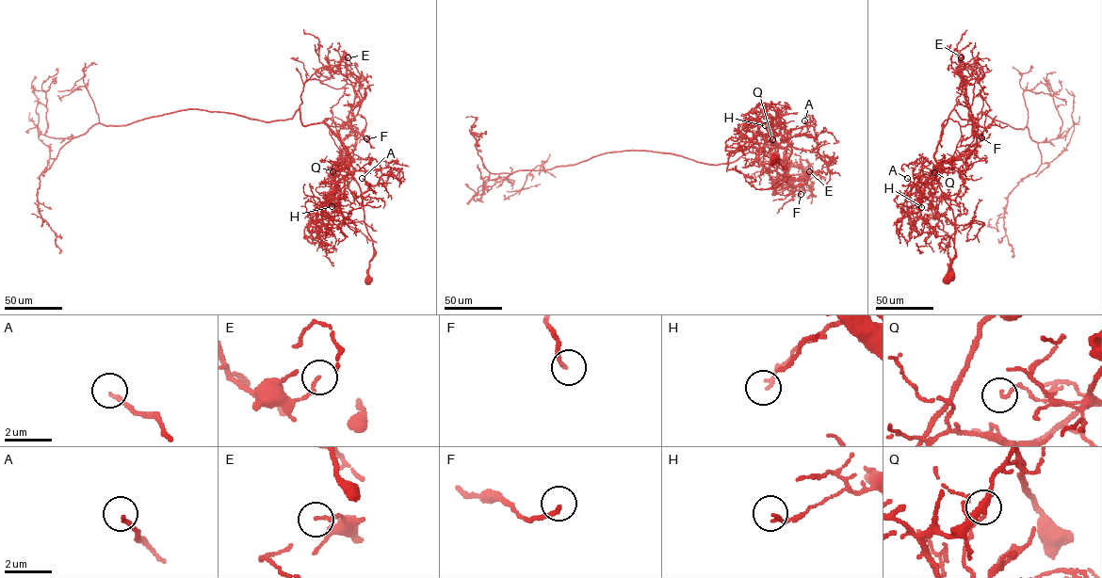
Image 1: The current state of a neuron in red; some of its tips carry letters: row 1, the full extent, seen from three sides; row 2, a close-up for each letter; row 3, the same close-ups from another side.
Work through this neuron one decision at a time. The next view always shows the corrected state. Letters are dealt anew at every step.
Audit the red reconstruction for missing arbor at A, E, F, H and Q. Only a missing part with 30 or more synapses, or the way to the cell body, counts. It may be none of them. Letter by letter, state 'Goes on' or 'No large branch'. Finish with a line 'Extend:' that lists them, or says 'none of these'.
A: Goes on
E: No large branch
F: No large branch
H: No large branch
Q: No large branch
Extend: A

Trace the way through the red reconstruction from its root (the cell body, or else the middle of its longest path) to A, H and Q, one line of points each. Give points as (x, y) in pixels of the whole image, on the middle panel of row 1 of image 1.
A: (775, 158), (786, 167), (784, 166), (792, 150), (785, 139), (783, 140), (805, 134), (804, 120)
H: (775, 158), (785, 168), (792, 150), (785, 138), (773, 132), (770, 124), (765, 125)
Q: (775, 158), (785, 168), (792, 150), (787, 142), (774, 145), (772, 139)

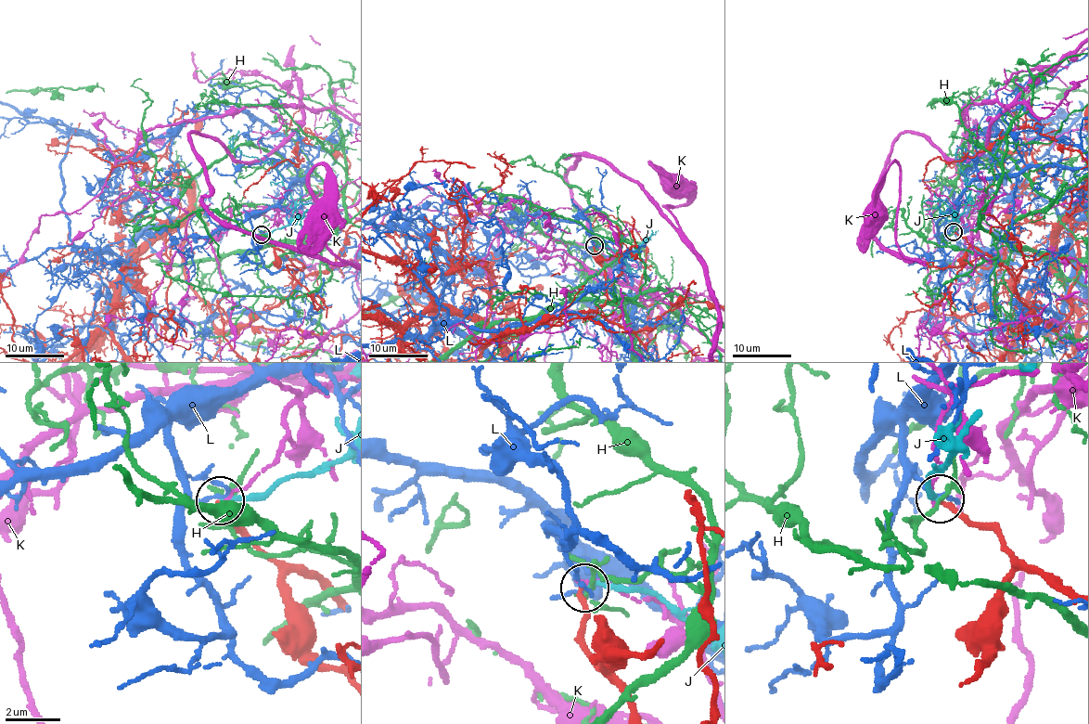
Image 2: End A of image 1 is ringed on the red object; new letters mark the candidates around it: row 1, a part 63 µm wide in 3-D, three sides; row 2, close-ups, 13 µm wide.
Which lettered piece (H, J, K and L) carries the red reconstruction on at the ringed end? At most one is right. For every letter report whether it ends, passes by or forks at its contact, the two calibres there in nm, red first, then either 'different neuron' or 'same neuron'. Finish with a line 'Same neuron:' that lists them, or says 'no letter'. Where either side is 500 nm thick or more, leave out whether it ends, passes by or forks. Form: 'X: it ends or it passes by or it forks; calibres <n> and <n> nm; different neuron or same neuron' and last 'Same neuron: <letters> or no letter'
H: it passes by; calibres 160 and 140 nm; different neuron
J: it ends; calibres 170 and 150 nm; same neuron
K: it ends; calibres 160 and 120 nm; different neuron
L: it ends; calibres 160 and 140 nm; different neuron
Same neuron: J

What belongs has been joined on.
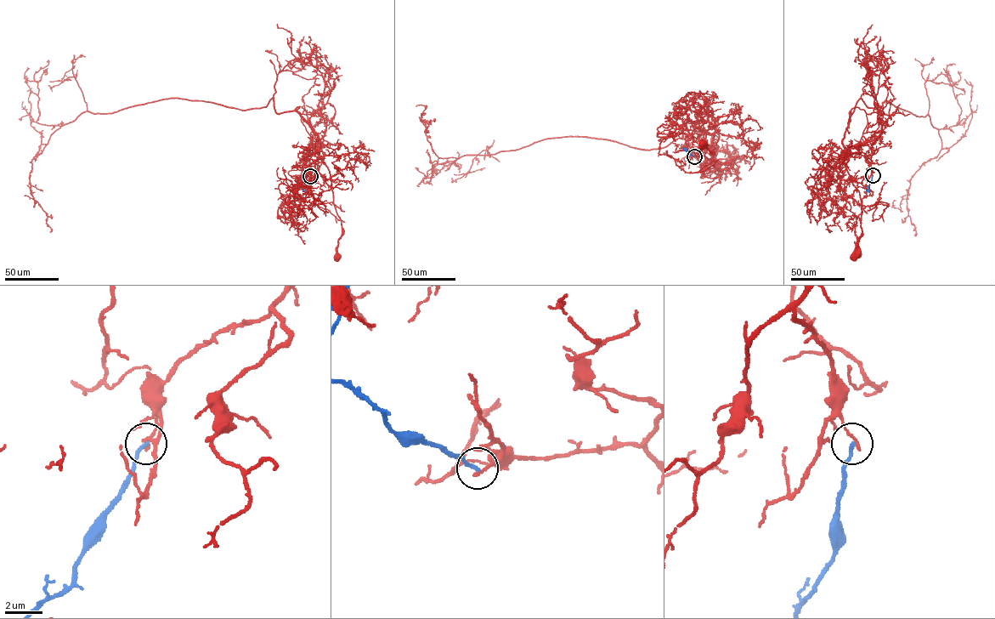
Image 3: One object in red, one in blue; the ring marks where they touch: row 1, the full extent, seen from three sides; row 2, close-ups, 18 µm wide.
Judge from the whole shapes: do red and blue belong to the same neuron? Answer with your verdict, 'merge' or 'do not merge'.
do not merge

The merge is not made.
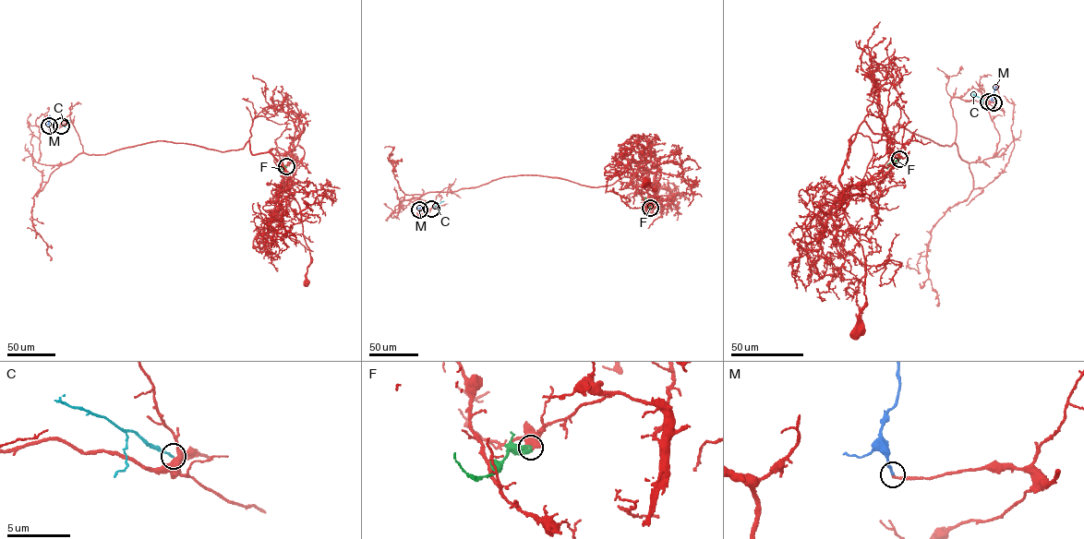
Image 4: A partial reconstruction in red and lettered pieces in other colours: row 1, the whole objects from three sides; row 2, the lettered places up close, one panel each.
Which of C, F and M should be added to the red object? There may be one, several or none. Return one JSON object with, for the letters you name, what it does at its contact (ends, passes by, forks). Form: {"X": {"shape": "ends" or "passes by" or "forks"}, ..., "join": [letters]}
{"M": {"shape": "ends"}, "join": ["M"]}

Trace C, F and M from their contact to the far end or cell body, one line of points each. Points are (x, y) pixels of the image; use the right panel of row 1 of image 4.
C: (988, 101), (973, 93)
F: (899, 159), (891, 161), (886, 169)
M: (993, 102), (992, 99), (995, 86)

